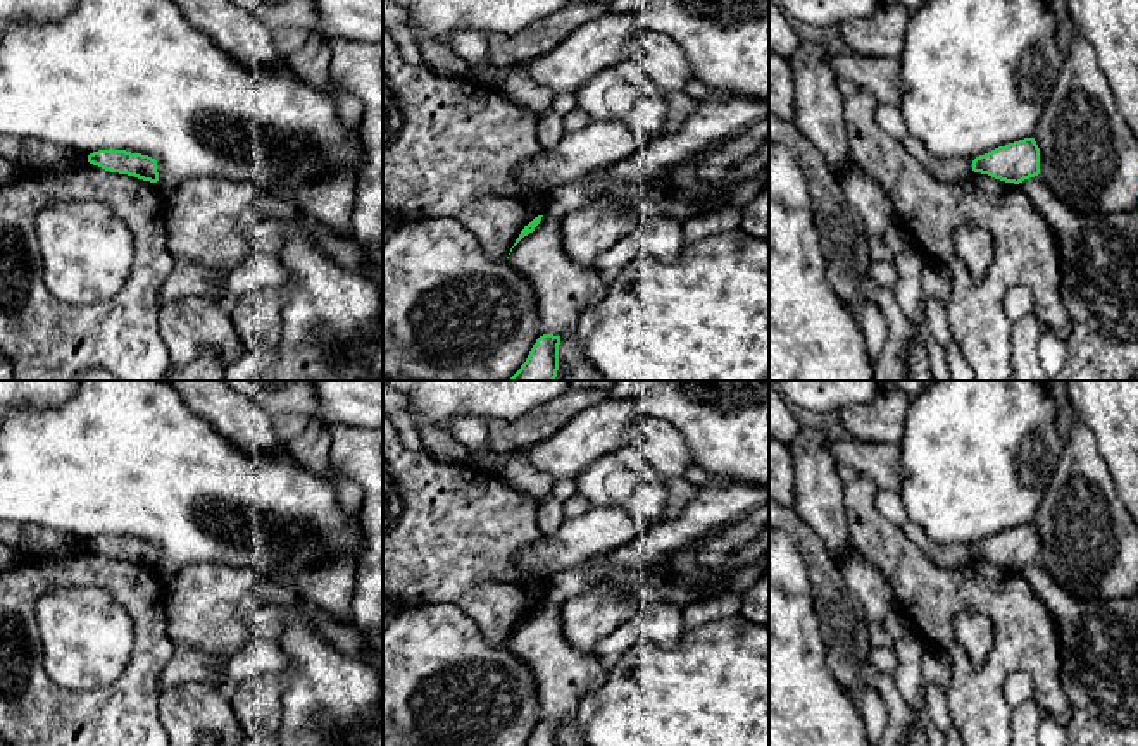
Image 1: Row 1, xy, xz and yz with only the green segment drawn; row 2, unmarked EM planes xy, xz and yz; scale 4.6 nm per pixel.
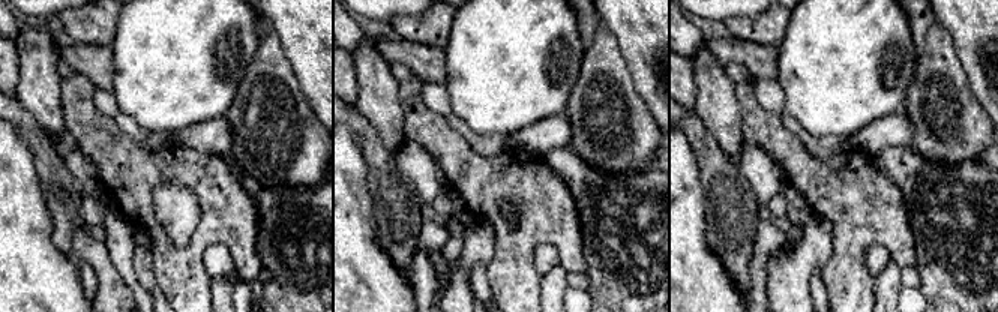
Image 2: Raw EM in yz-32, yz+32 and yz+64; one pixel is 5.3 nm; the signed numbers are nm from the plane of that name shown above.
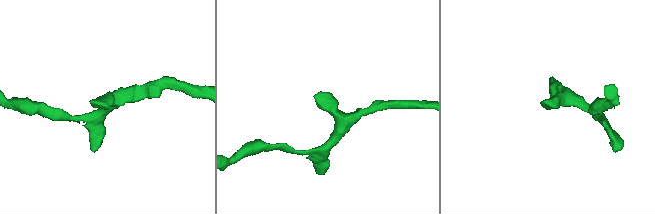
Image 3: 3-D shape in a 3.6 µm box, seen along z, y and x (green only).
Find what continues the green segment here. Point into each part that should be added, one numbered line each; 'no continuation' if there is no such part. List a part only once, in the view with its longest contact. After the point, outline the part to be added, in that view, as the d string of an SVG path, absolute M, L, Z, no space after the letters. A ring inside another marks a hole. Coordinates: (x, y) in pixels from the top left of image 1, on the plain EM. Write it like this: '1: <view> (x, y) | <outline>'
no continuation

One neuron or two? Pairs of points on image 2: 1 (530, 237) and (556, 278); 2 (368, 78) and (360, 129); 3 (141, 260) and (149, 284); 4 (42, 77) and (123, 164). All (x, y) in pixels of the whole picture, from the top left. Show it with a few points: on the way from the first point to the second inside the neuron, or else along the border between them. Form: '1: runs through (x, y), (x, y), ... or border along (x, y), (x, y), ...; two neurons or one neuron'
1: border along (542, 276), (539, 296); two neurons
2: border along (354, 105), (383, 143); two neurons
3: runs through (143, 266), (146, 278); one neuron
4: border along (60, 77), (60, 111), (66, 128); two neurons

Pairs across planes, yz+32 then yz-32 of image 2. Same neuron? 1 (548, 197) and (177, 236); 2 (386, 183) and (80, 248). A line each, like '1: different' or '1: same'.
1: different
2: different

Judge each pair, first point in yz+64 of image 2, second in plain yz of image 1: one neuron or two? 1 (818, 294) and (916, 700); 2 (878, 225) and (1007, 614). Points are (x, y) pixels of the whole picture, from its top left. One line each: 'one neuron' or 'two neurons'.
1: two neurons
2: one neuron

